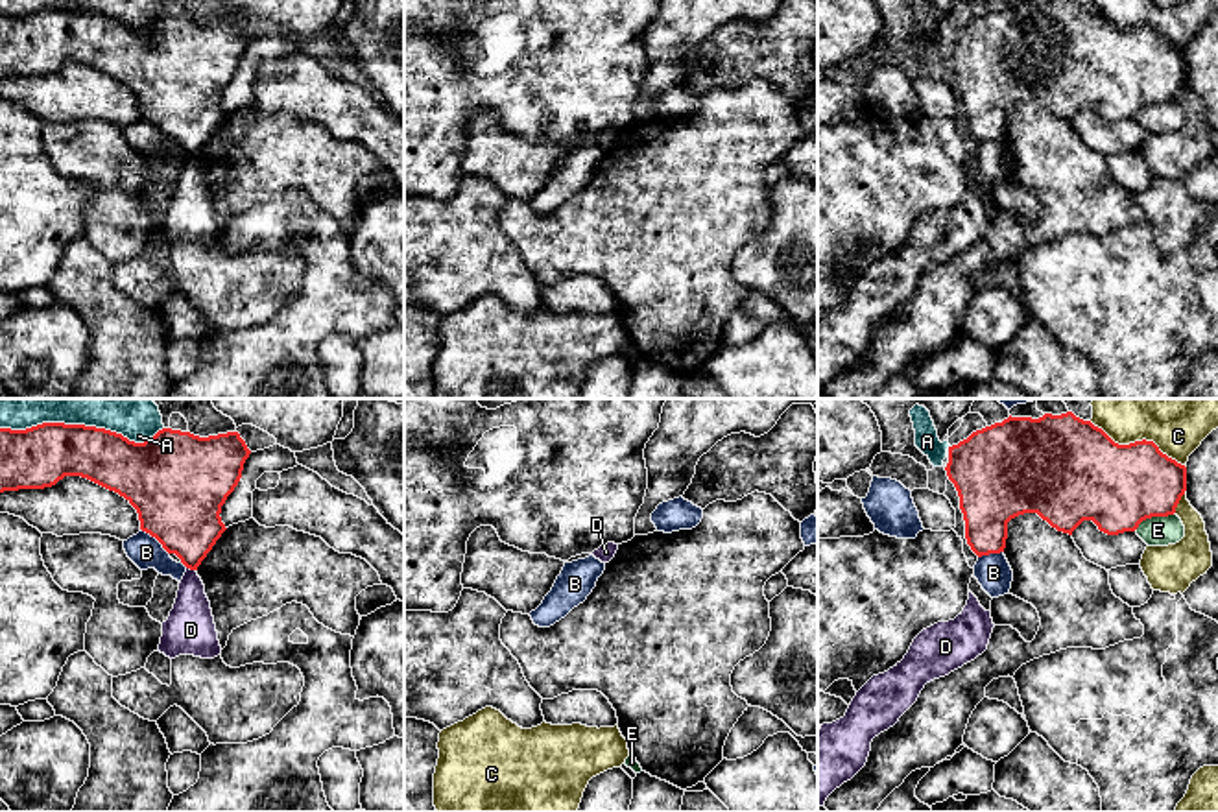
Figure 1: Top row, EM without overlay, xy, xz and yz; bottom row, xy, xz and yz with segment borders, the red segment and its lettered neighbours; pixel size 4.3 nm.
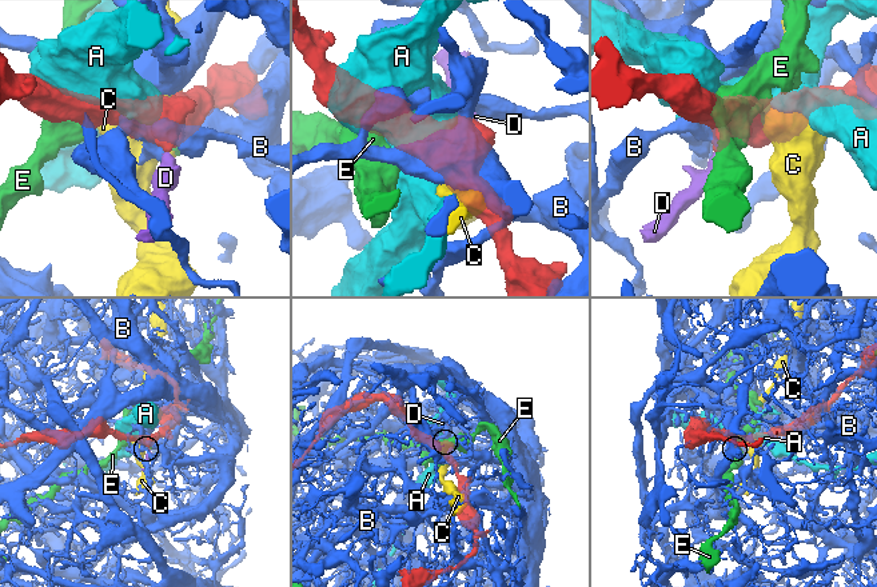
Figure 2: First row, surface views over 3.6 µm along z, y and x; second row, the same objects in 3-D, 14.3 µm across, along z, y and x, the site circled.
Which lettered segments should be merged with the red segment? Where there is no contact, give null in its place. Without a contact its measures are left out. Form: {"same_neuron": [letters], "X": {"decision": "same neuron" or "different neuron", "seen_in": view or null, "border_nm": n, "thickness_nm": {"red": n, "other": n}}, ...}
{"same_neuron": [], "A": {"decision": "different neuron", "seen_in": "xy", "border_nm": 700, "thickness_nm": {"red": 260, "other": 130}}, "B": {"decision": "different neuron", "seen_in": "xy", "border_nm": 170, "thickness_nm": {"red": 420, "other": 140}}, "C": {"decision": "different neuron", "seen_in": "yz", "border_nm": 460, "thickness_nm": {"red": 360, "other": 190}}, "D": {"decision": "different neuron", "seen_in": "xy", "border_nm": 40, "thickness_nm": {"red": 320, "other": 220}}, "E": {"decision": "different neuron", "seen_in": "yz", "border_nm": 190, "thickness_nm": {"red": 360, "other": 130}}}

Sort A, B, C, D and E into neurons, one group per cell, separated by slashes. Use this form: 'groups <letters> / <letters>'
groups A / B / C / D / E

